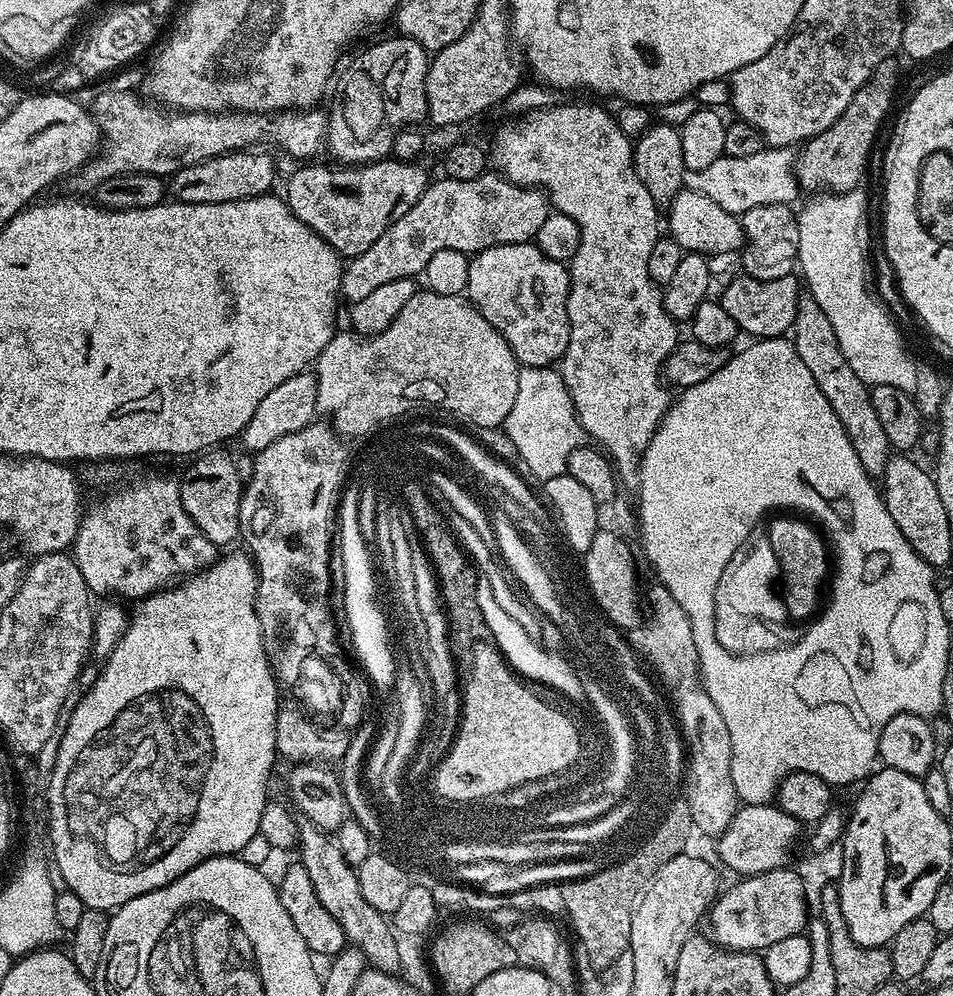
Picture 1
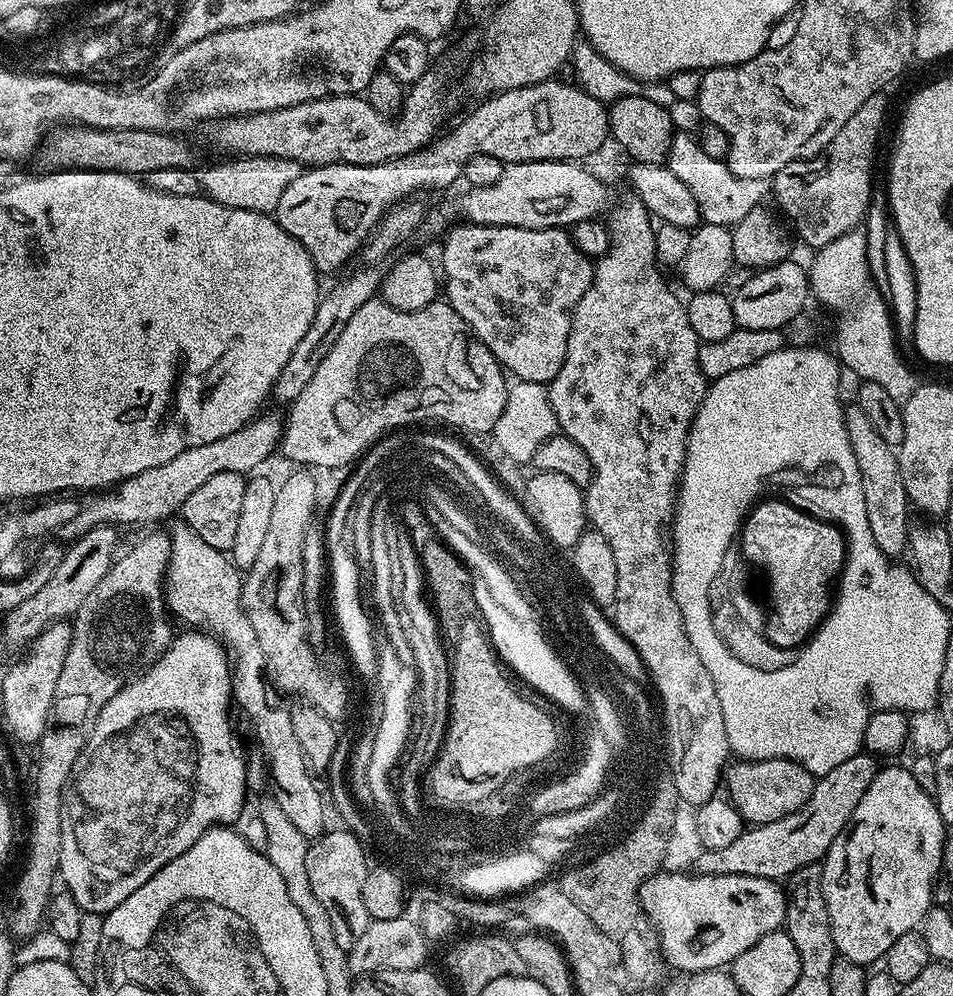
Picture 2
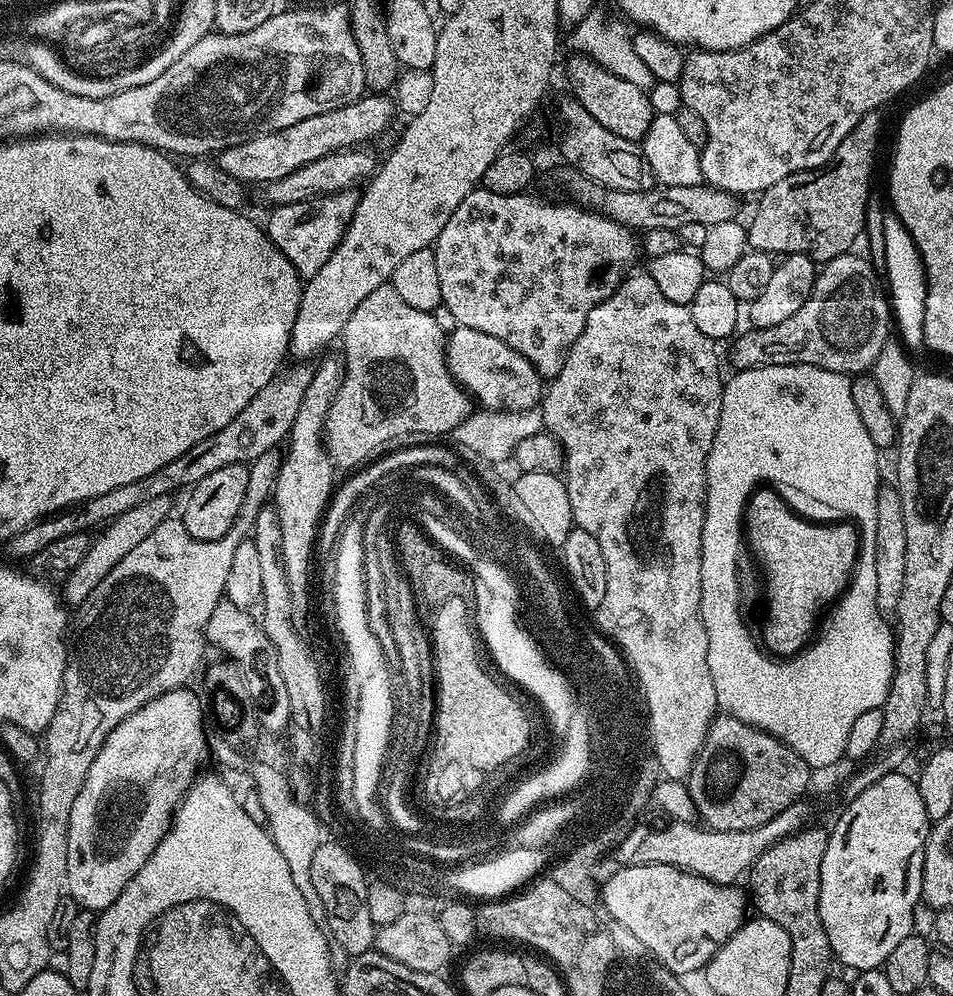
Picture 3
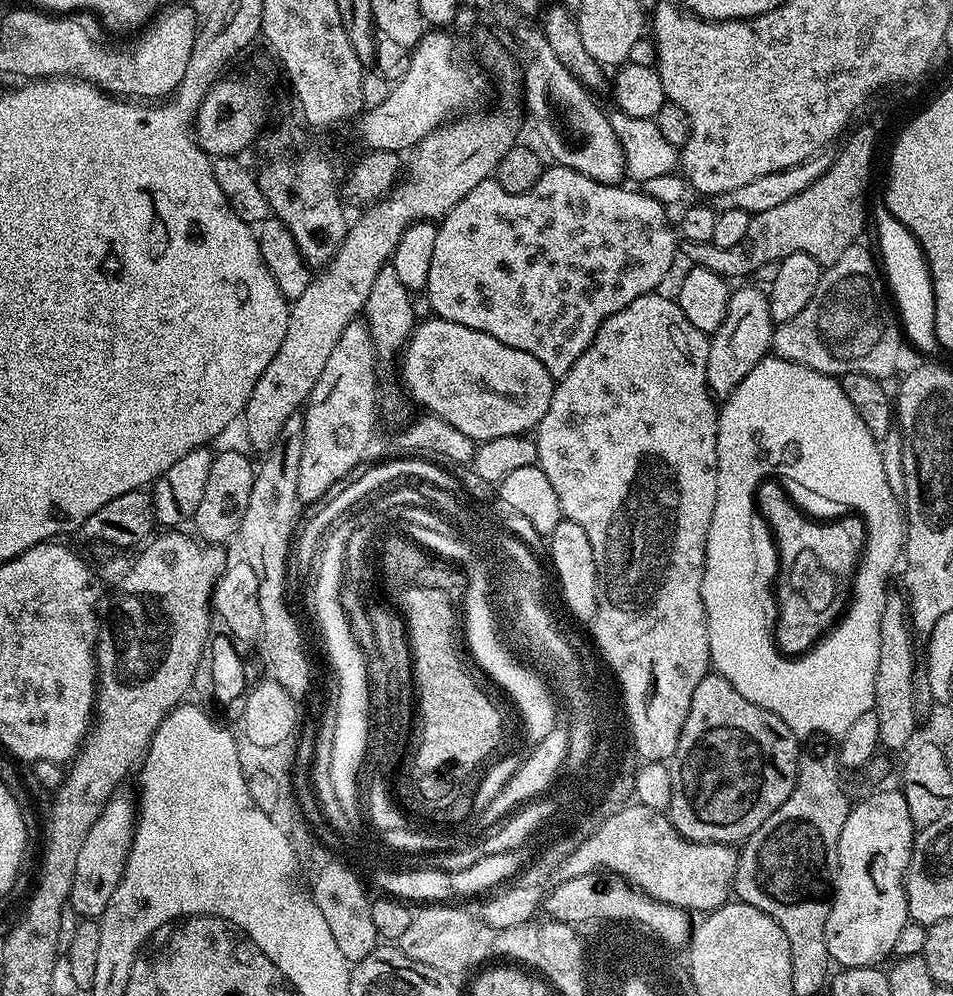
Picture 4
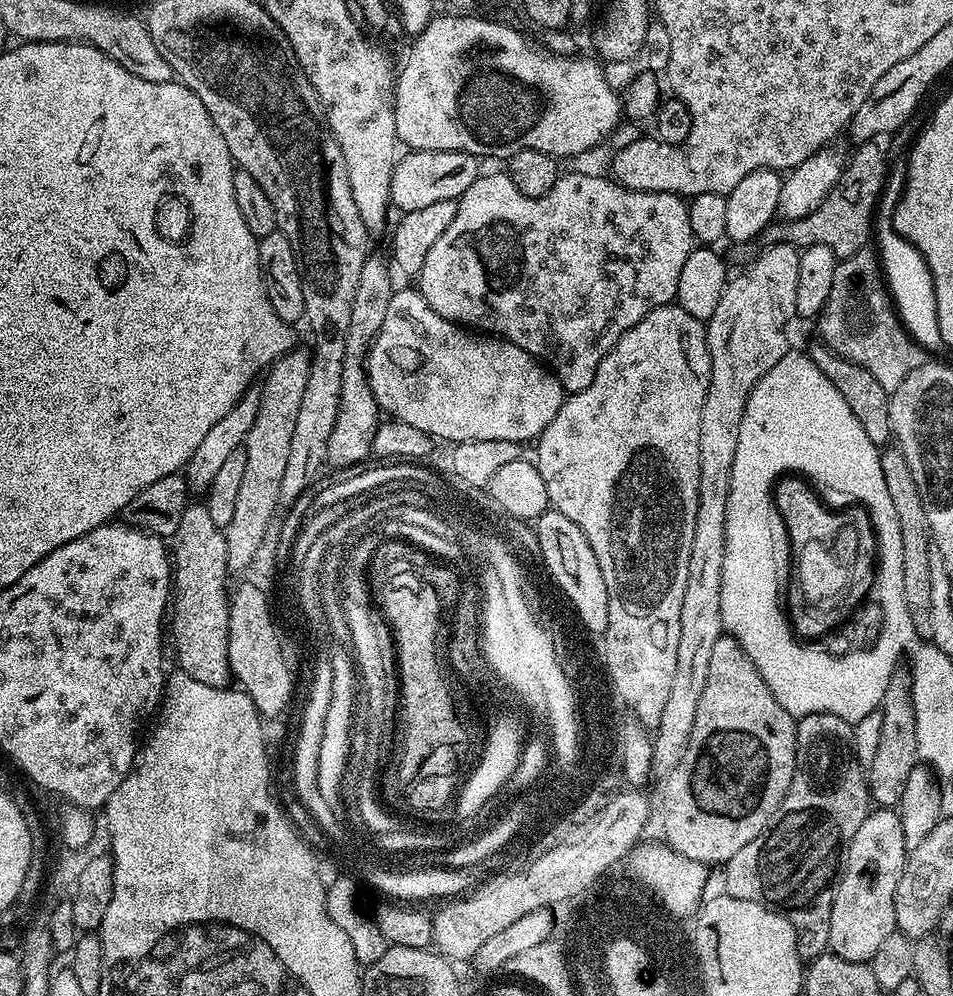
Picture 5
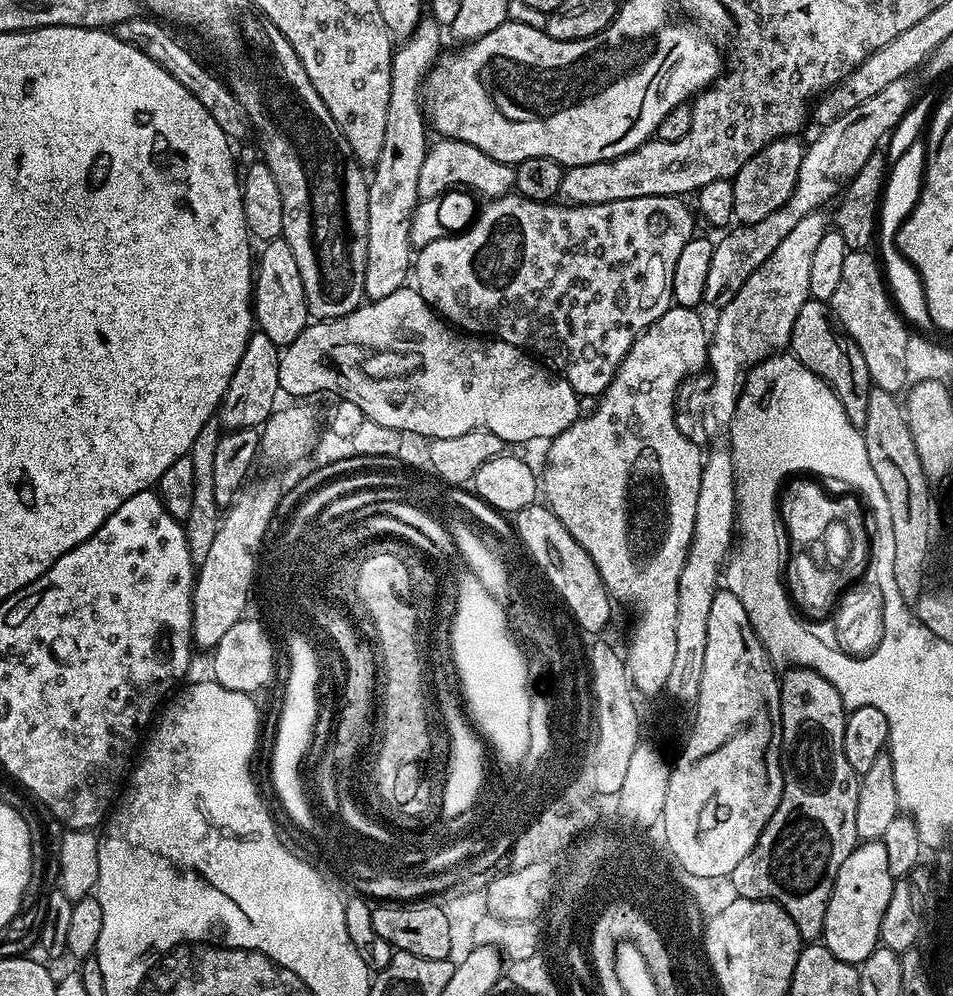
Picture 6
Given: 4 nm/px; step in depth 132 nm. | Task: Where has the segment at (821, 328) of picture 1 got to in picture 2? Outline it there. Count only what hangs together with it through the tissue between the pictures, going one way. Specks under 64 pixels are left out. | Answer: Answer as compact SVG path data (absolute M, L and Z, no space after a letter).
M859 406L845 407L844 425L846 438L850 438L850 450L854 450L854 458L858 462L858 474L862 474L862 498L866 502L870 534L874 534L874 542L878 542L878 550L882 550L882 554L890 558L903 557L908 550L910 505L906 486L902 486L897 449L886 446L885 440L874 430L874 425L866 419L866 414L862 414Z

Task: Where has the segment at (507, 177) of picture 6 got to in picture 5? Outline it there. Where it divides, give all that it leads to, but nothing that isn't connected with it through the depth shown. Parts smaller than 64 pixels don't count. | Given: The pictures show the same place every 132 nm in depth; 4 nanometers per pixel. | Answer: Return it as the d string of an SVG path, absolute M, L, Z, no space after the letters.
M408 150L397 159L392 177L390 178L390 190L388 199L397 213L422 210L426 212L434 202L443 200L459 201L460 195L481 176L481 161L469 152L451 152L450 150L426 150L418 152Z

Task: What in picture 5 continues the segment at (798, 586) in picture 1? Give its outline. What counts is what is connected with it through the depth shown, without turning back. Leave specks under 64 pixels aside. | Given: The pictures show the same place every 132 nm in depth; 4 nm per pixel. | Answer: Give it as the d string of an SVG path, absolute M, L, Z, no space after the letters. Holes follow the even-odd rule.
M785 474L777 479L772 489L772 503L778 510L781 524L788 531L794 580L796 576L797 582L800 583L800 596L792 596L789 600L787 597L786 600L793 633L800 638L823 638L841 627L848 619L850 610L855 609L865 599L866 593L862 589L848 587L851 586L852 579L855 578L862 562L860 535L866 530L869 531L870 520L856 506L847 509L848 518L846 510L842 510L842 518L832 518L833 509L829 505L824 505L807 486L809 487L799 475ZM842 522L844 522L844 542L848 548L846 552L852 552L854 548L856 556L844 558L836 550L836 544L830 542L832 530L838 526L842 528Z

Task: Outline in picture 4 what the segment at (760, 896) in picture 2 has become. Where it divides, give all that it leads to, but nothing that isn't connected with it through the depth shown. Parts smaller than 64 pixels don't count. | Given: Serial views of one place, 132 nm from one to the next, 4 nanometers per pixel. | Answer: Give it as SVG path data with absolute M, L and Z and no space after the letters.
M597 870L588 874L578 874L576 878L562 881L542 903L543 911L551 919L560 920L564 924L580 926L587 922L627 922L641 929L648 929L660 936L668 936L668 940L681 940L689 943L694 929L693 921L688 921L689 913L676 905L658 901L640 891L617 873Z

